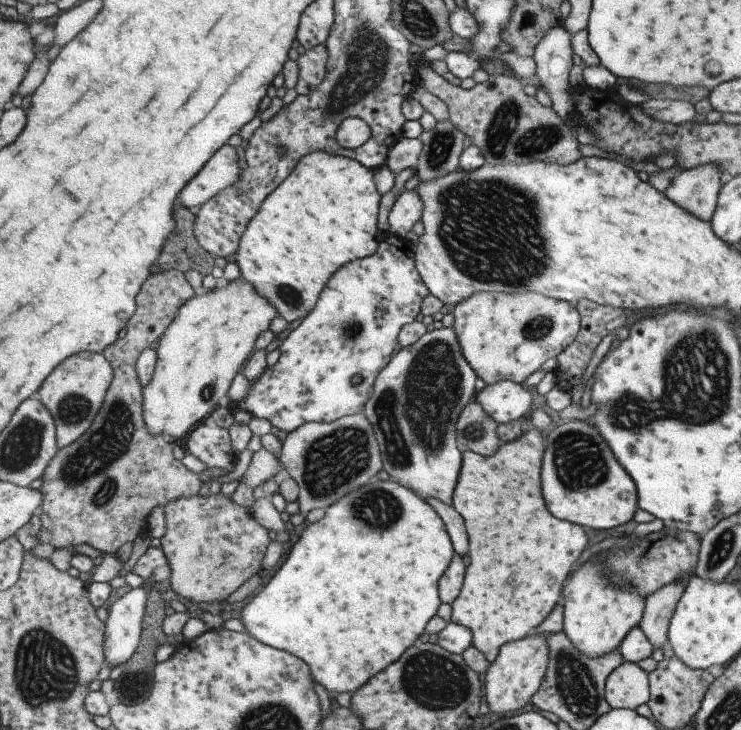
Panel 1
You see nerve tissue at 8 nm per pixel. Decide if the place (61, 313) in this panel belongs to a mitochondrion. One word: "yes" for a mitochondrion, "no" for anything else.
no

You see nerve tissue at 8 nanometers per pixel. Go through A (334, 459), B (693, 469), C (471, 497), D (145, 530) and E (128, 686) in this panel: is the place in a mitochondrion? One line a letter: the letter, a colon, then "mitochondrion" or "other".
A: mitochondrion
B: other
C: other
D: other
E: other

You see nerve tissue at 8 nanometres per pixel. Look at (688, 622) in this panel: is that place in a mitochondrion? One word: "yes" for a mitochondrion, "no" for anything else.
no

